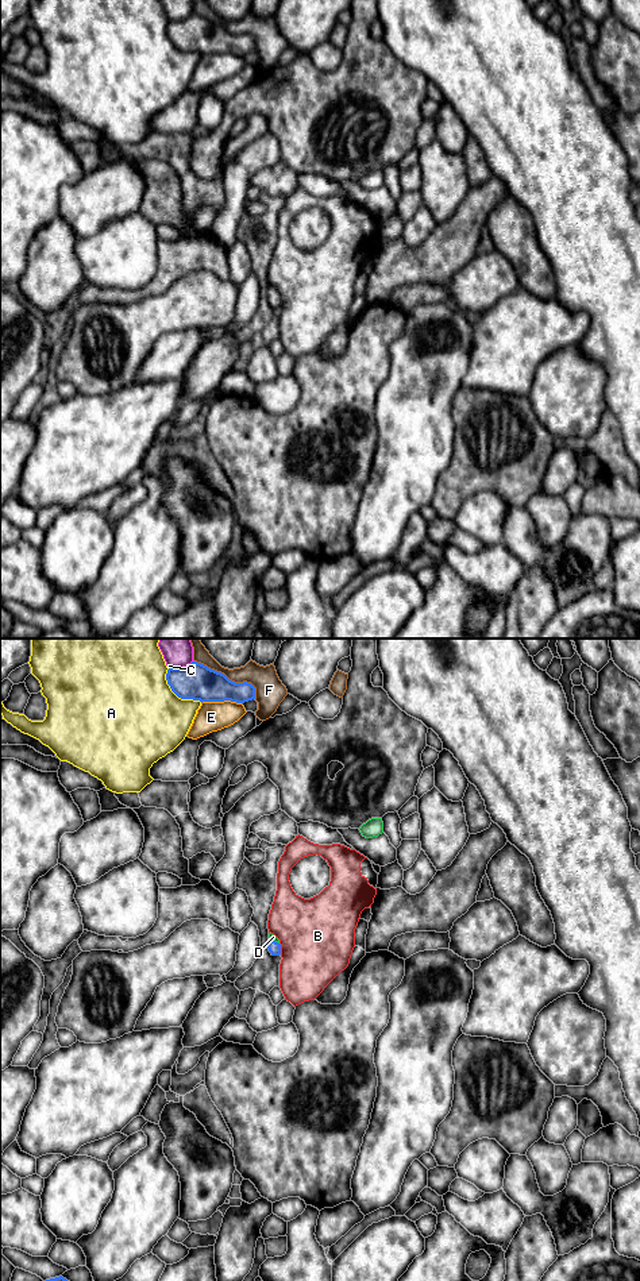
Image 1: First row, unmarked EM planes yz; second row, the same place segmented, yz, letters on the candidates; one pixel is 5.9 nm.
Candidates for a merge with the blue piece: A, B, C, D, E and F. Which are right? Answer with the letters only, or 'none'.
D

